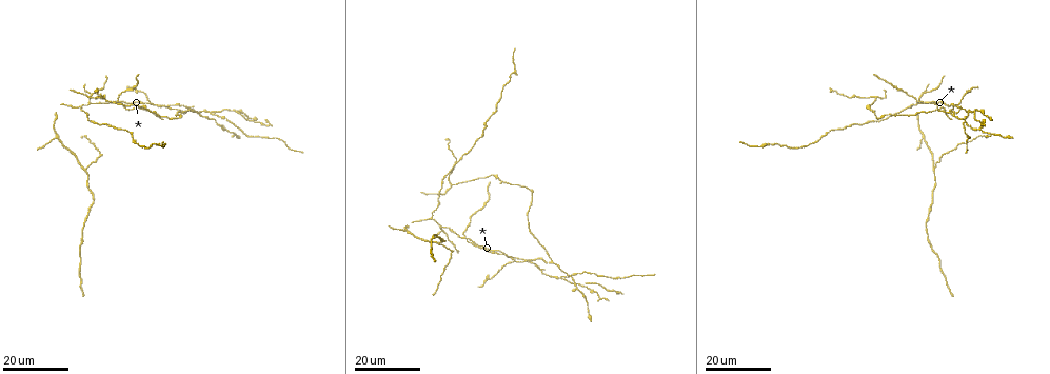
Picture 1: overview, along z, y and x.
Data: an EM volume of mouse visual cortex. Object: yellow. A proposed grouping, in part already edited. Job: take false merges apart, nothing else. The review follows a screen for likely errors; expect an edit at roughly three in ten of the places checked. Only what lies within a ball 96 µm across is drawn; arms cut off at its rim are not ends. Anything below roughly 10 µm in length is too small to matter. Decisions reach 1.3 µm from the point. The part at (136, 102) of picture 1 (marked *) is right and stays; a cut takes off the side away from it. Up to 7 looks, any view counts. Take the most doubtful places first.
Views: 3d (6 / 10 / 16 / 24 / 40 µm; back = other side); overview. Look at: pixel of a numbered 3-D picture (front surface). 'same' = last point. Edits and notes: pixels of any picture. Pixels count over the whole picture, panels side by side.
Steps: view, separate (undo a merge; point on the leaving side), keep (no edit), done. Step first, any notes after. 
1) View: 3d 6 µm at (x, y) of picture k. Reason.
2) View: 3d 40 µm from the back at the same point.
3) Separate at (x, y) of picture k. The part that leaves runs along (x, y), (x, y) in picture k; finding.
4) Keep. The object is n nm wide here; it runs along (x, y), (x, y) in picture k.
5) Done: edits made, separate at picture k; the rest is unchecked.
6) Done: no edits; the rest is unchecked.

View: 3d 16 µm at (463, 238) of picture 1. Two arms at a narrow angle.

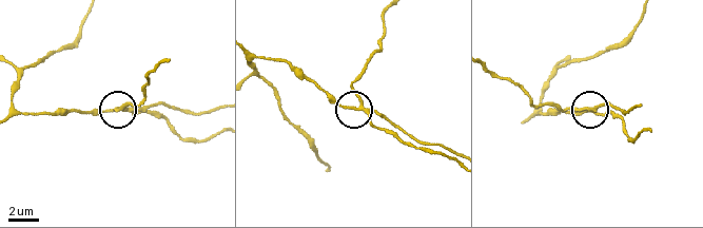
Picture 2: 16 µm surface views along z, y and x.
View: 3d 6 µm at (584, 108) of picture 2. Closer look.

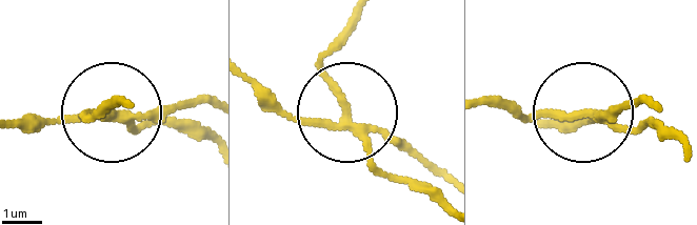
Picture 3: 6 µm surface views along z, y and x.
View: 3d 6 µm from the back at (342, 107) of picture 3.

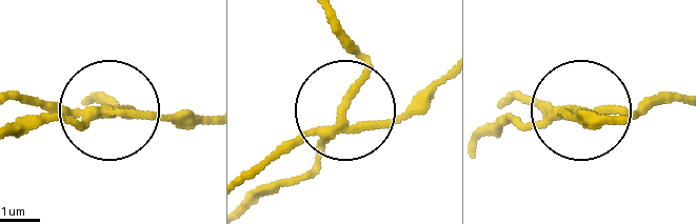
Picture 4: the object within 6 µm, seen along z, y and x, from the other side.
Separate at (57, 118) of picture 4. The part that leaves runs along (334, 126), (360, 69), (337, 19) in picture 4; two cells meet here.

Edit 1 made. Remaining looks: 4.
View: overview. See it whole again.

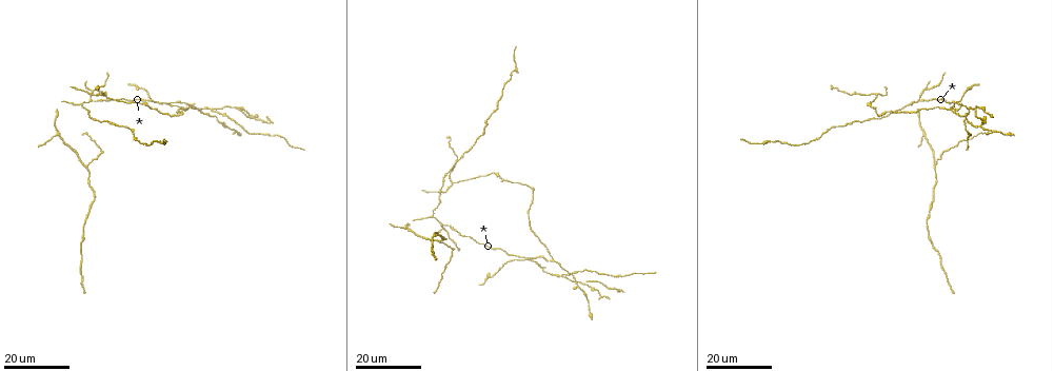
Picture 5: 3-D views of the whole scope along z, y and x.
View: 3d 16 µm at (167, 103) of picture 5. Four or more arms meet.

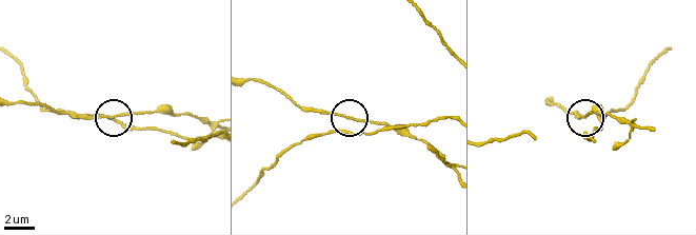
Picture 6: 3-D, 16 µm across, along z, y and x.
View: 3d 6 µm at (348, 117) of picture 6.

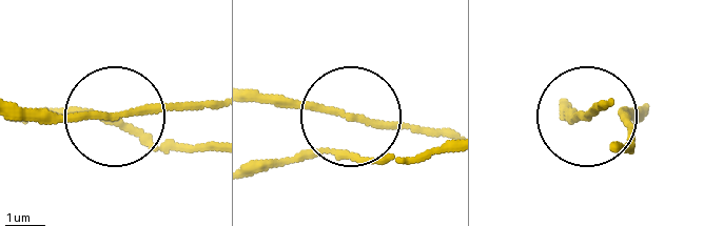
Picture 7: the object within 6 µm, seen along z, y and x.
Keep. The object is 130 nm wide here; it runs along (259, 93), (450, 132) in picture 7; one cell here.

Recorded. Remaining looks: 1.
Done: edits made, separate at picture 4; the rest is unchecked.

